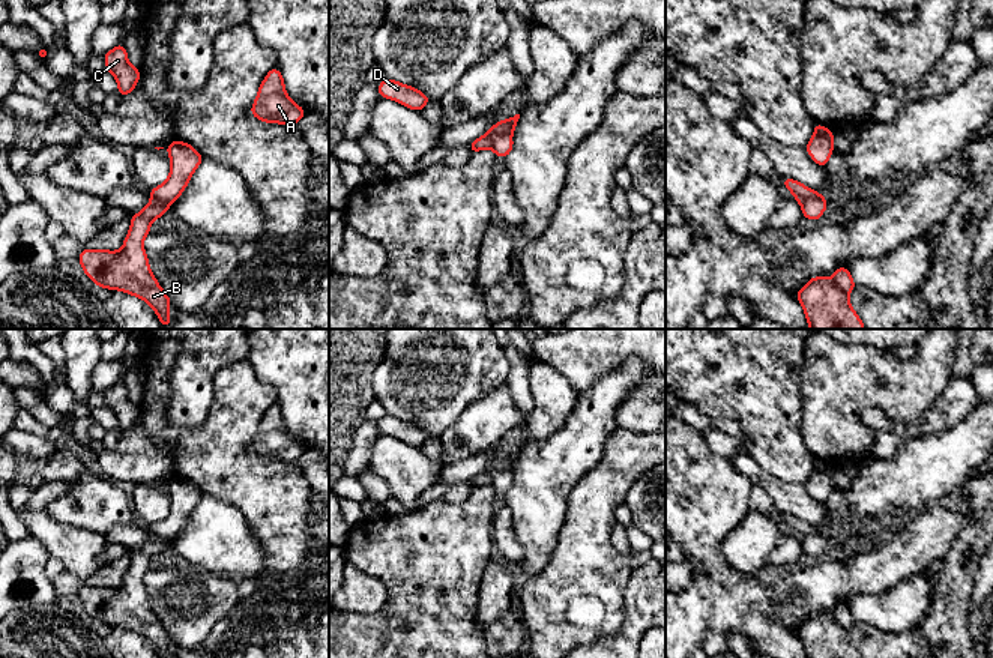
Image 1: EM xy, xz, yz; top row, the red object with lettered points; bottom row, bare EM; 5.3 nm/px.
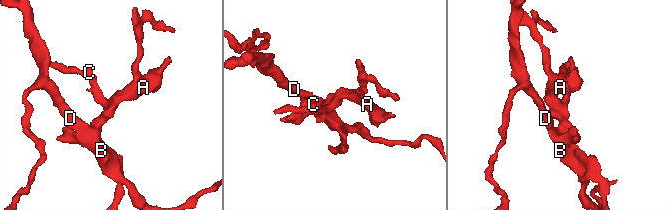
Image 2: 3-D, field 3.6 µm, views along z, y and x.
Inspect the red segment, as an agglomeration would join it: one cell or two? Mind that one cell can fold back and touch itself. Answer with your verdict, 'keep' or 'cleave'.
cleave

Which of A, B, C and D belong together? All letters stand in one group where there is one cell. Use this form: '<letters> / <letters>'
A / B C D

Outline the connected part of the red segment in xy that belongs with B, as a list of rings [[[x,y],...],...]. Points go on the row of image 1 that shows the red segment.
[[[152,198],[140,213],[132,215],[131,228],[120,251],[83,249],[78,254],[84,273],[98,287],[141,297],[155,309],[162,327],[171,323],[168,315],[171,300],[149,267],[143,242],[150,233],[150,224],[165,215],[168,206],[168,203]]]

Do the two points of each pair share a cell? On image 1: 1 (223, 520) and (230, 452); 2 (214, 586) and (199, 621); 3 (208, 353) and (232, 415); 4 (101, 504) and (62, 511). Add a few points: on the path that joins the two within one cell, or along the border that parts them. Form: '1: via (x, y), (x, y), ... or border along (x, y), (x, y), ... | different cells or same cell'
1: border along (205, 495), (233, 505), (250, 526) | different cells
2: via (209, 595), (199, 606), (199, 612) | same cell
3: border along (245, 358), (215, 374), (209, 407) | different cells
4: via (92, 504), (86, 504), (80, 510), (71, 510) | same cell

